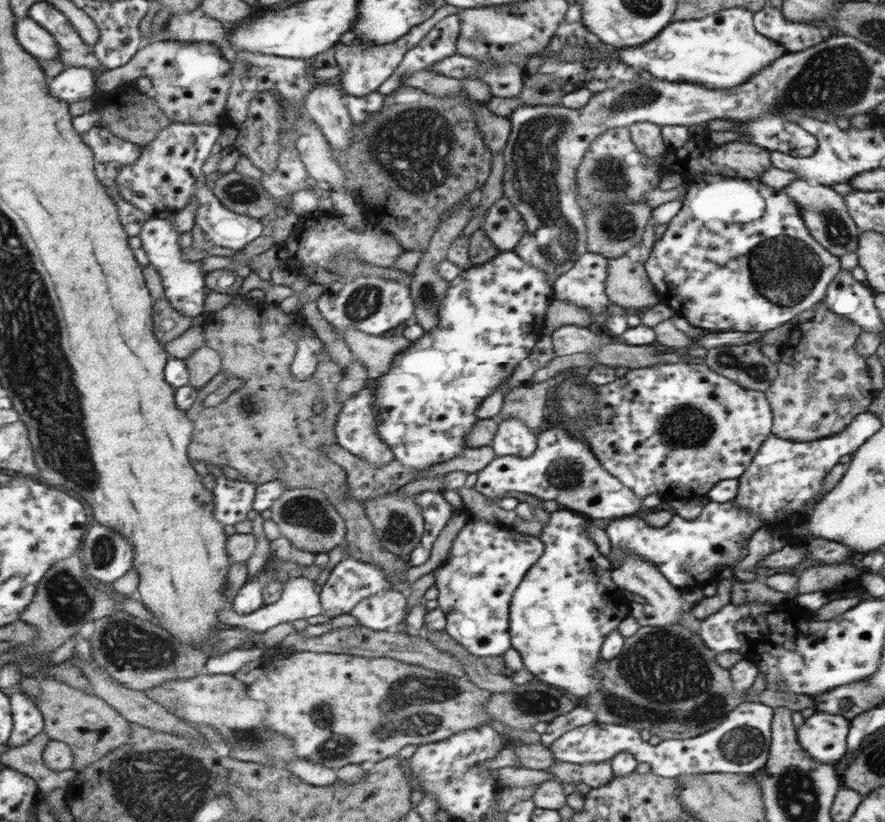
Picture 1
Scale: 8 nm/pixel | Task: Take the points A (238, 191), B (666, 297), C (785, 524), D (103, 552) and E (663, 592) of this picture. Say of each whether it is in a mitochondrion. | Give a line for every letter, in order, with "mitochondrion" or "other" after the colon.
A: mitochondrion
B: other
C: other
D: mitochondrion
E: other

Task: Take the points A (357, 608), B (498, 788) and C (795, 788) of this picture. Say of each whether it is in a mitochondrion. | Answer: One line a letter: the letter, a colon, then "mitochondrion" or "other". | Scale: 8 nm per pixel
A: other
B: other
C: mitochondrion

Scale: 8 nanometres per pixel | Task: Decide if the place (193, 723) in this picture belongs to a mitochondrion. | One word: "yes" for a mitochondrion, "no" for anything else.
no

